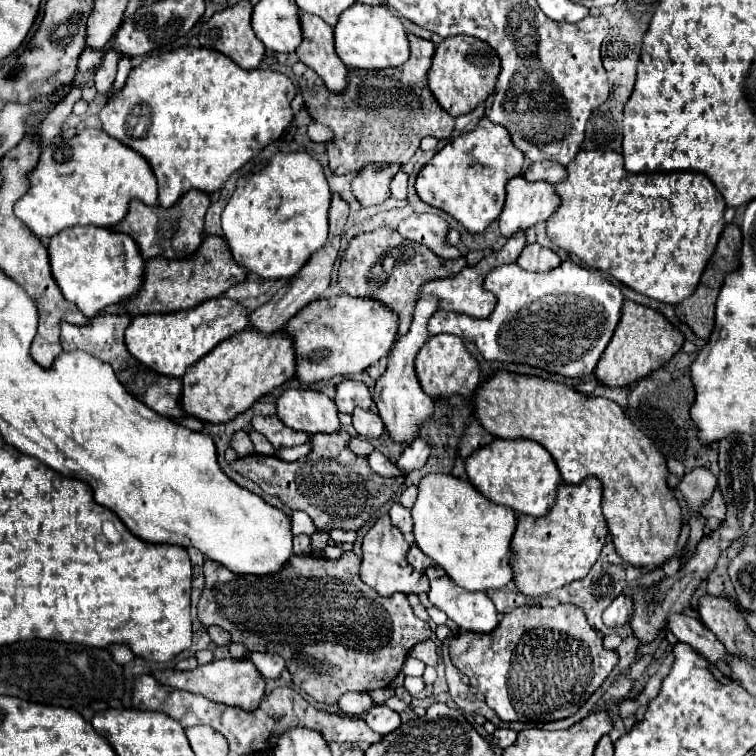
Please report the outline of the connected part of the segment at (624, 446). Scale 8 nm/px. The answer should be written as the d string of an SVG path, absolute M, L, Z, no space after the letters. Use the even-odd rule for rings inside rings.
M496 370L488 380L480 382L478 388L476 388L476 394L474 394L474 414L476 414L476 420L496 438L528 438L528 440L534 440L538 444L542 444L554 458L554 462L558 464L558 470L562 474L562 480L570 482L570 484L578 484L582 482L586 476L596 476L602 480L604 484L604 498L602 498L602 510L604 510L604 516L606 516L606 522L608 522L608 528L610 528L610 534L612 534L612 540L614 540L614 546L616 546L616 552L630 564L634 566L642 566L642 568L658 568L662 562L666 562L668 558L674 556L676 552L676 542L678 542L678 536L680 536L680 528L682 528L682 510L680 510L680 504L674 496L674 492L666 486L666 476L668 476L668 468L666 468L666 460L664 456L658 452L658 448L650 442L648 436L644 436L628 418L626 414L622 412L622 408L618 404L614 404L612 400L606 400L606 398L594 398L594 396L584 396L580 394L578 390L562 384L562 382L556 382L556 380L548 380L548 378L540 378L540 376L522 376L522 374L514 374L514 372L508 372L508 370Z

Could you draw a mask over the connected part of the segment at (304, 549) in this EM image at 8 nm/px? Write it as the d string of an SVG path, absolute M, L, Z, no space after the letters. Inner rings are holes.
M306 534L294 536L293 550L296 555L311 554L310 537Z

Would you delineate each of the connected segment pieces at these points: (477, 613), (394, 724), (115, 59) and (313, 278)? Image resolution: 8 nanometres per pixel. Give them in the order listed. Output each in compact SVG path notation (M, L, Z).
M430 566L424 572L430 580L430 592L428 598L430 602L440 608L442 612L446 612L446 616L458 624L460 630L470 630L470 632L480 632L480 634L488 634L498 626L498 610L492 604L492 600L486 596L486 592L468 592L462 590L460 586L456 586L448 574L440 568L440 566Z
M378 704L378 706L374 706L374 708L370 708L368 712L366 712L366 724L374 730L374 732L378 732L380 736L386 736L386 734L390 734L390 732L394 732L398 726L400 726L400 716L398 716L398 712L394 712L394 710L390 710L386 704Z
M108 50L96 70L96 76L94 76L94 82L96 82L96 90L102 94L102 92L108 92L114 84L114 78L116 78L118 62L120 62L122 54L118 54L118 50Z
M332 194L332 202L330 202L330 214L328 214L328 222L330 222L330 234L328 234L328 242L310 256L310 260L300 268L300 272L296 272L292 278L288 278L288 284L284 288L280 288L272 298L270 302L266 302L264 306L260 306L256 312L250 314L250 324L256 328L256 330L262 330L266 334L270 332L276 332L276 330L282 330L286 326L286 322L290 318L294 318L294 314L298 310L302 310L306 304L318 300L324 290L328 288L330 284L330 272L332 272L332 266L338 258L338 248L340 248L340 236L344 232L344 226L346 226L346 220L348 220L348 204L340 198L340 194Z

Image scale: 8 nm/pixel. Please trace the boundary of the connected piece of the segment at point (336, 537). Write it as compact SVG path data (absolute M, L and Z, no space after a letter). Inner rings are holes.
M332 530L330 531L330 538L334 540L336 544L342 543L354 544L357 538L357 534L354 531Z

